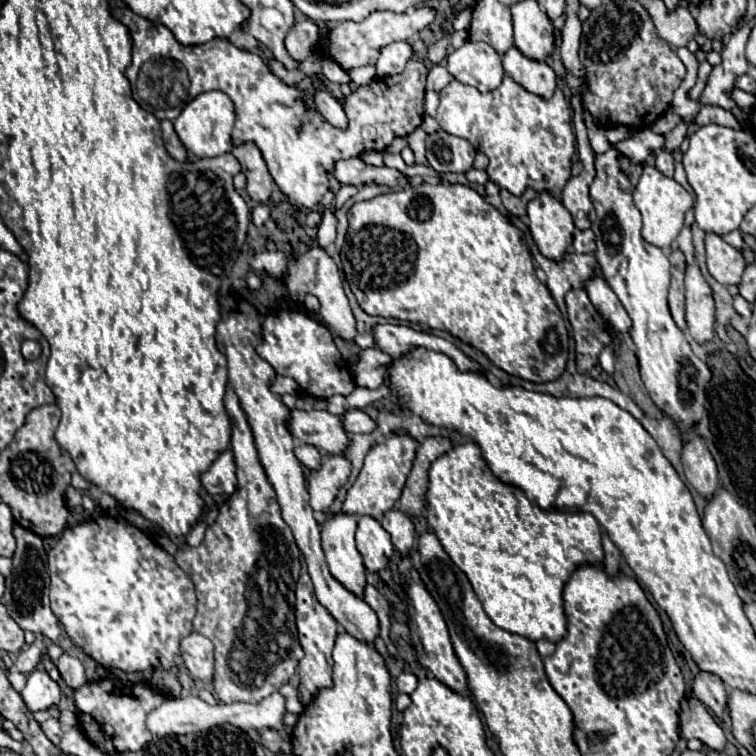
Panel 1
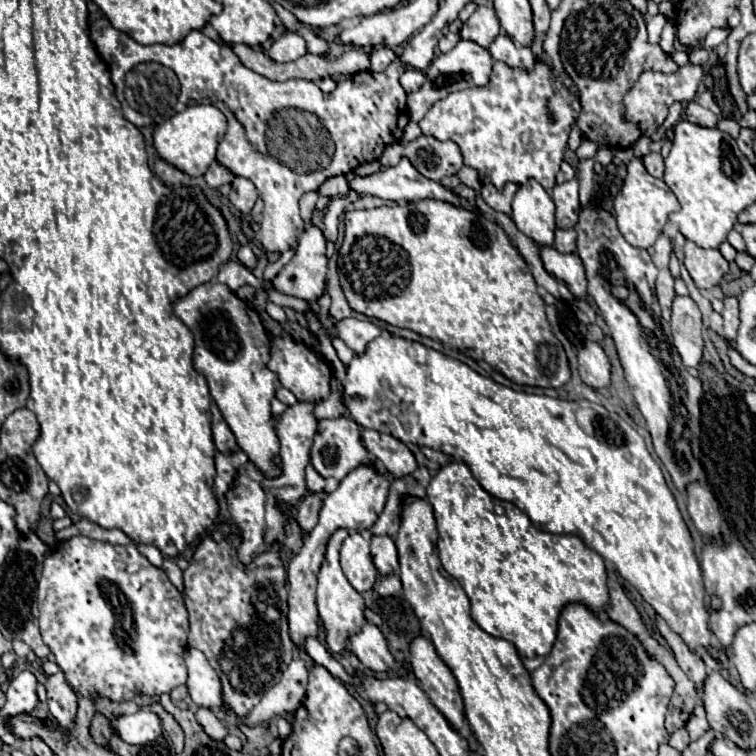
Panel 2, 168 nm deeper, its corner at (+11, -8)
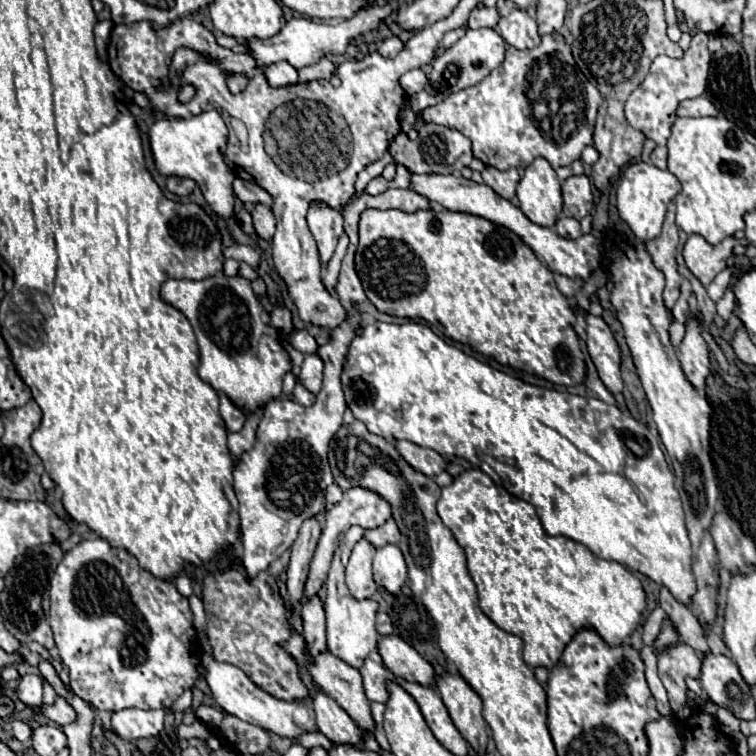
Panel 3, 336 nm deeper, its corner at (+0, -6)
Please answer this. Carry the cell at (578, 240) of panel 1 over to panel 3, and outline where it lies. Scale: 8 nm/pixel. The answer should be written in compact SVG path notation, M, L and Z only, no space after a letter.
M559 216L557 222L555 222L555 230L559 236L563 238L579 238L581 236L581 226L579 226L579 220L575 218L569 218L569 216Z

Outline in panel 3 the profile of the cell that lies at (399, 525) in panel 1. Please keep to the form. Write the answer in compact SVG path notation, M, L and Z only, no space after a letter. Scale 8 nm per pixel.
M387 544L377 548L373 558L373 580L389 594L399 594L407 580L407 566L399 546Z

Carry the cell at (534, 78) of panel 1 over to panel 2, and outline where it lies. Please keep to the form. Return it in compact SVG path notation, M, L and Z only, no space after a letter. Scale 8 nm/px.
M500 32L500 36L490 44L488 52L492 54L494 60L500 60L510 68L520 68L524 72L532 72L534 68L534 56L530 48L514 44L504 32Z

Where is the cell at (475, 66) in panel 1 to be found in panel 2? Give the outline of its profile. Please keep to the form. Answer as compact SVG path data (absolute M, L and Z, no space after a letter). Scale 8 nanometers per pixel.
M460 40L450 52L436 56L432 60L430 68L426 70L426 82L424 82L424 86L418 92L408 94L408 114L410 114L410 120L420 122L422 116L428 112L428 108L436 100L448 96L450 92L486 86L488 78L490 78L490 72L492 72L492 64L494 64L494 60L492 60L490 52L486 48L480 48L478 44L468 42L468 40Z

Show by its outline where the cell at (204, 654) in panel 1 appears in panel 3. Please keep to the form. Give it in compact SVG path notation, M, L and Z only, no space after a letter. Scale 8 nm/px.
M205 654L201 662L205 666L205 680L211 686L213 698L225 712L229 712L229 714L233 714L245 722L263 726L265 730L275 732L279 736L293 738L293 740L305 732L317 732L319 730L317 722L315 722L315 712L311 706L307 706L303 702L285 702L285 700L279 700L279 698L267 694L255 682L251 682L243 670L239 670L233 664L217 662L211 654Z

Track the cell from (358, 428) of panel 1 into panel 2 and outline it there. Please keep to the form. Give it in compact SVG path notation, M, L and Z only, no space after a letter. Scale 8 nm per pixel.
M362 430L362 442L366 450L394 476L406 476L408 472L416 470L416 460L406 444L396 440L394 436L376 432L376 430Z

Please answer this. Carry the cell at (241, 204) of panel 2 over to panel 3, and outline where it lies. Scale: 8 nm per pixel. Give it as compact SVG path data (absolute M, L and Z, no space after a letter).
M257 204L255 210L251 212L253 216L253 226L259 238L263 240L271 240L275 234L275 216L269 208L263 208L263 204Z

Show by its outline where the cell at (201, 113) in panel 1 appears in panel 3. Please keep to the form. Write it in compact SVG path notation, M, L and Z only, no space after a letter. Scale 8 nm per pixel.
M217 110L203 112L189 120L185 118L155 120L149 128L149 144L159 174L195 180L213 212L217 212L223 220L229 220L233 216L235 194L231 184L235 180L235 174L231 174L229 166L223 160L223 146L227 144L227 126Z

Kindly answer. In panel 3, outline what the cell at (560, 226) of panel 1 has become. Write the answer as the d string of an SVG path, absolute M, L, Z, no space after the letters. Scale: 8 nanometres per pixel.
M535 158L521 174L517 184L519 208L531 222L539 226L553 226L563 208L561 184L545 158Z

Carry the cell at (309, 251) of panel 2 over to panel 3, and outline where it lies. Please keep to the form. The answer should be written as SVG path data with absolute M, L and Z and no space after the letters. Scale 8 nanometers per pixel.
M311 202L307 212L307 224L317 240L317 248L323 262L329 262L333 250L343 234L343 212L339 208L331 208L325 202Z

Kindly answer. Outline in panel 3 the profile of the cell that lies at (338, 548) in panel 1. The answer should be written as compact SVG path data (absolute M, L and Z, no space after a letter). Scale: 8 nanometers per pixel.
M351 526L349 532L345 534L343 542L339 544L339 548L333 554L333 562L331 562L331 570L327 576L327 598L325 598L325 612L327 612L327 648L333 656L341 658L343 662L347 662L353 668L361 668L363 660L377 650L377 640L379 634L375 630L375 612L377 612L377 602L373 600L355 600L351 598L347 586L345 586L345 566L351 554L351 548L355 546L355 542L359 542L363 538L363 528L361 526Z

